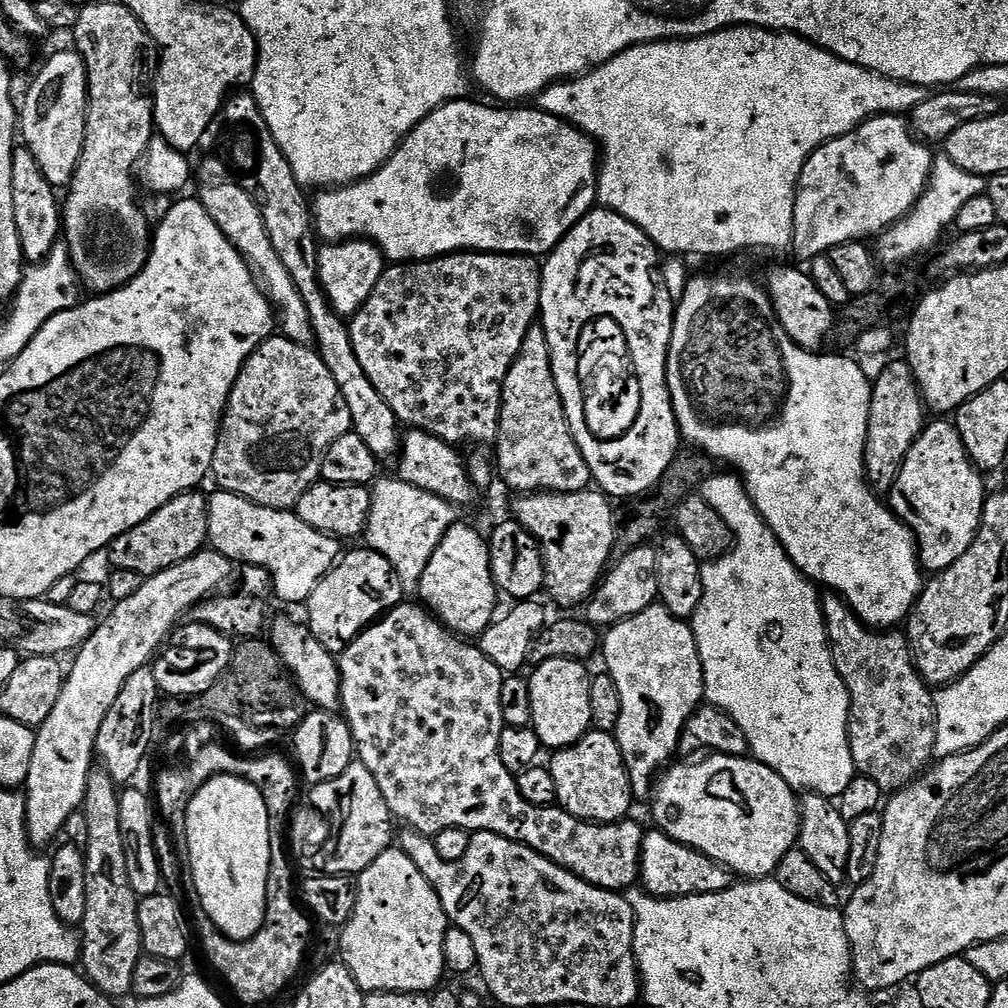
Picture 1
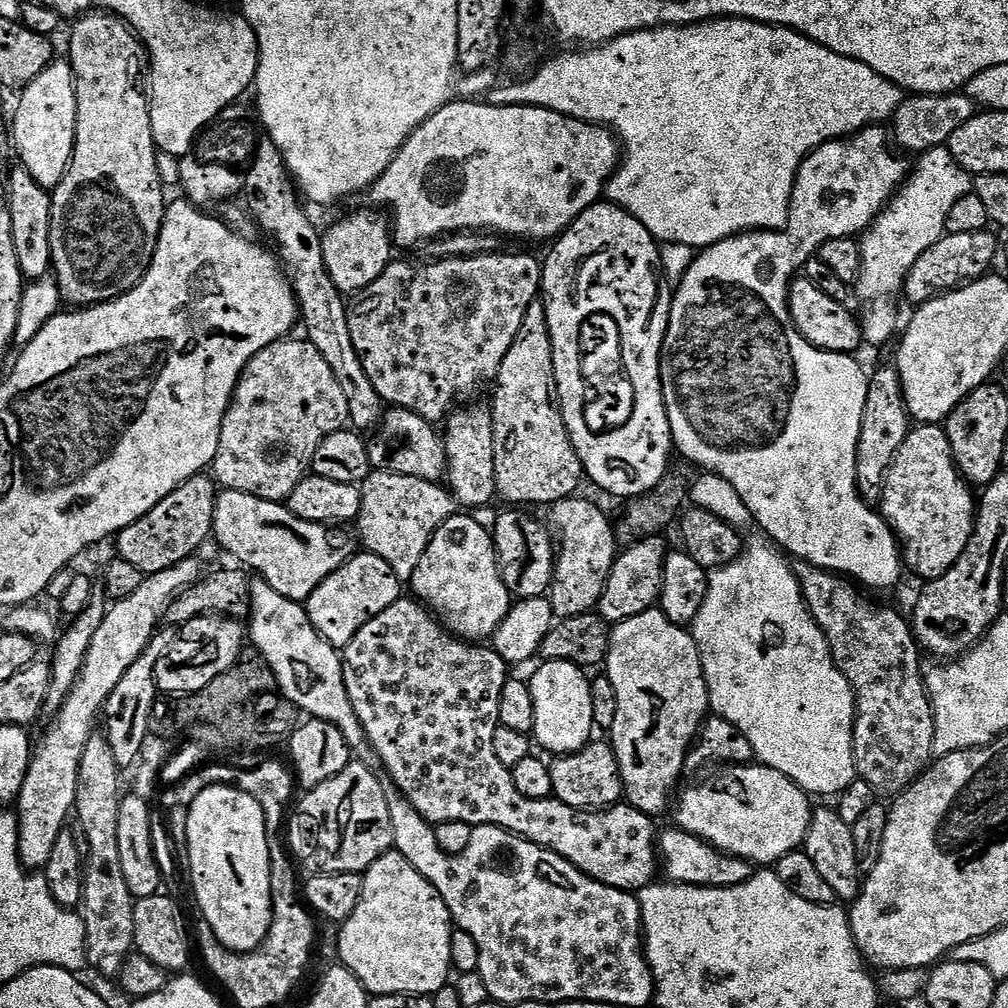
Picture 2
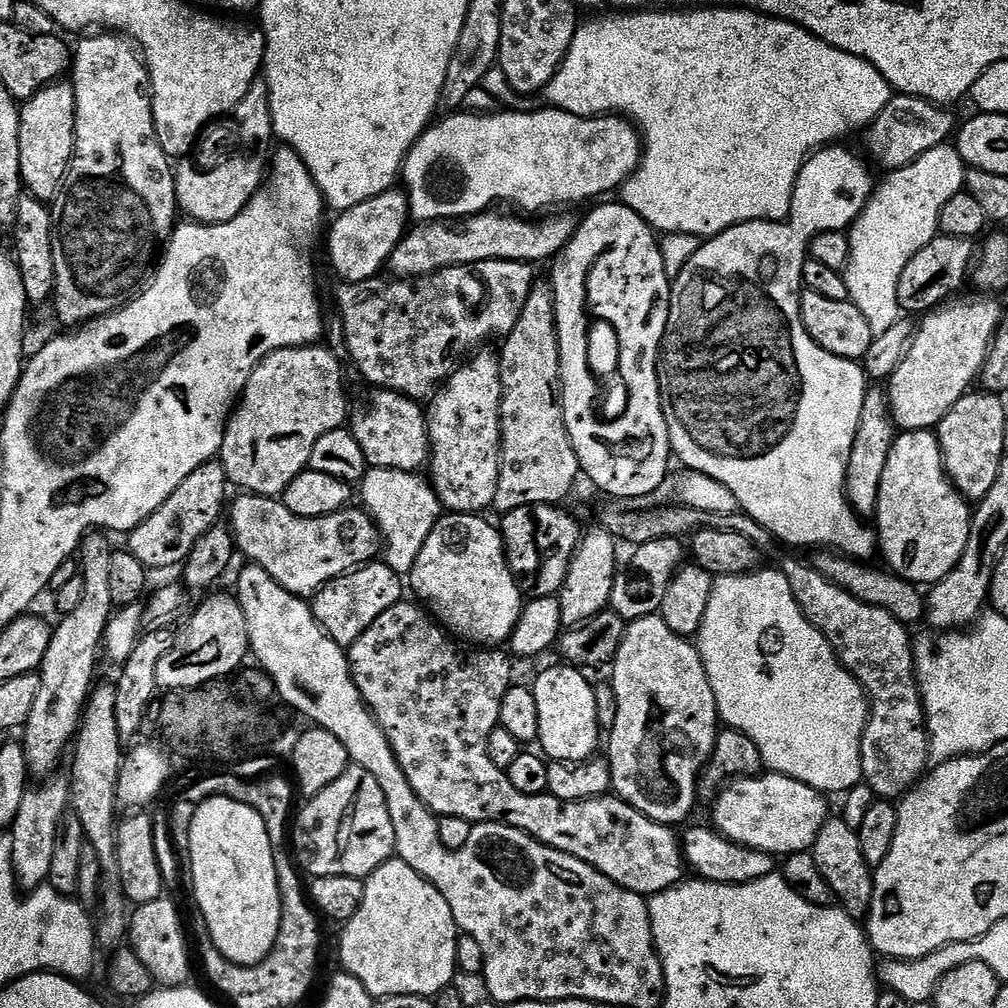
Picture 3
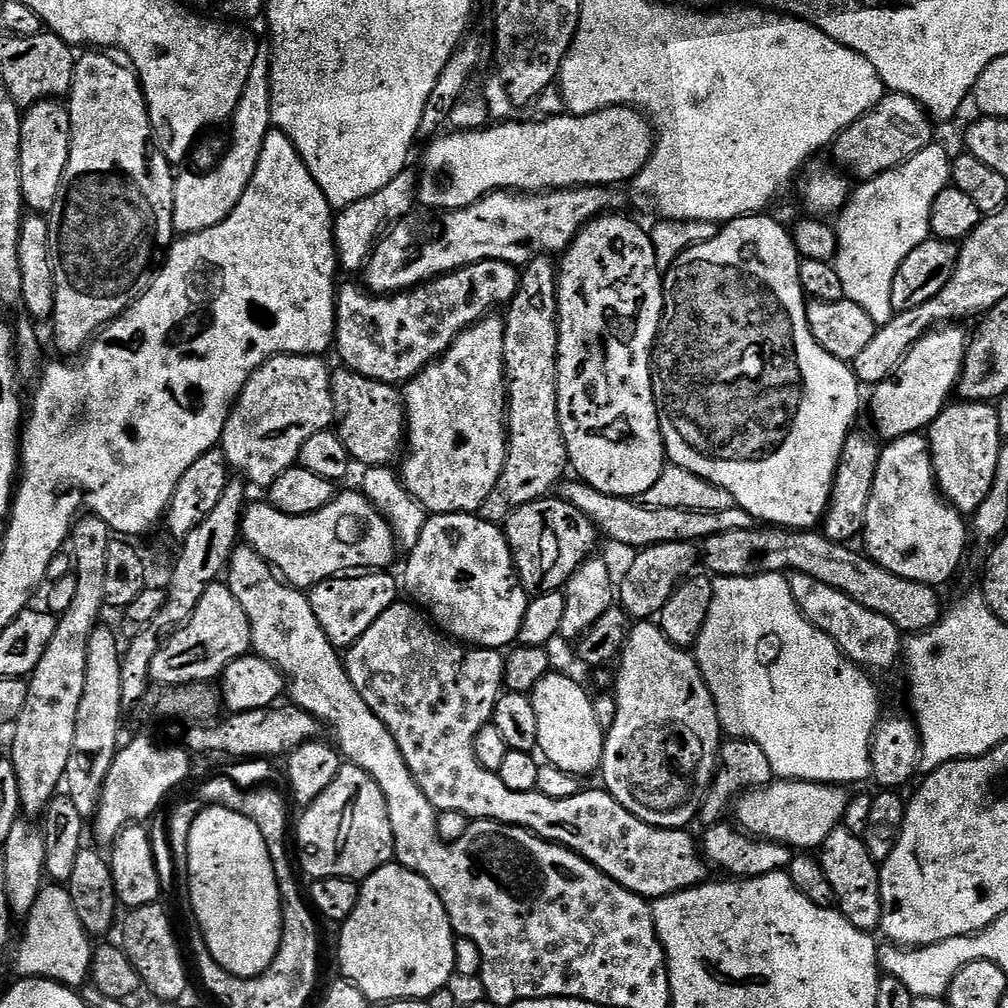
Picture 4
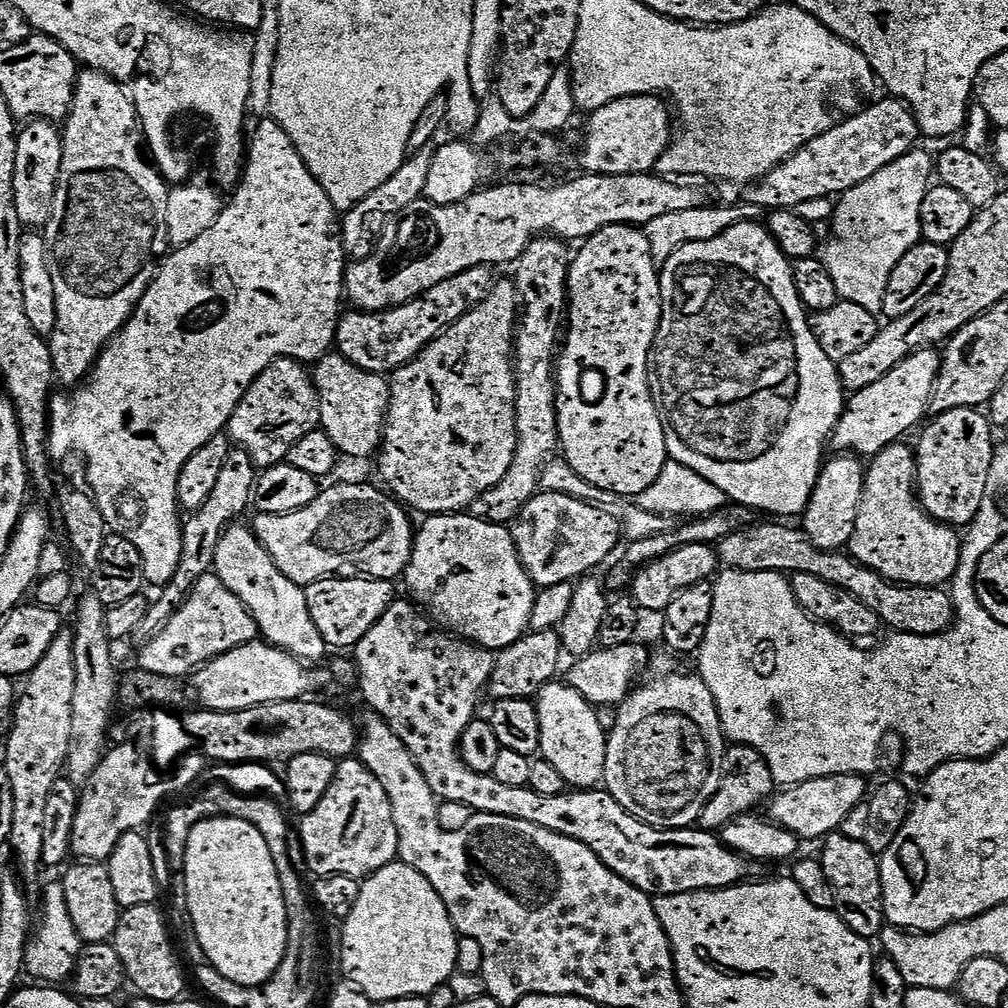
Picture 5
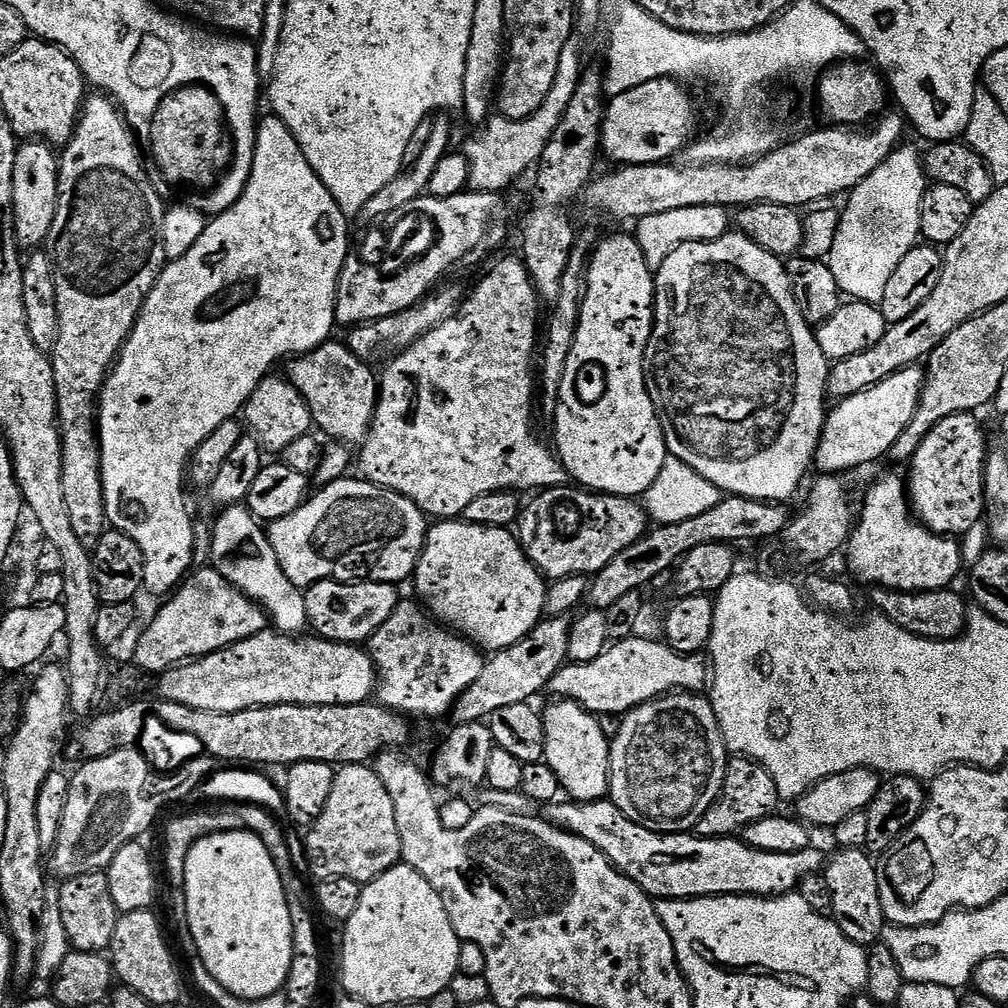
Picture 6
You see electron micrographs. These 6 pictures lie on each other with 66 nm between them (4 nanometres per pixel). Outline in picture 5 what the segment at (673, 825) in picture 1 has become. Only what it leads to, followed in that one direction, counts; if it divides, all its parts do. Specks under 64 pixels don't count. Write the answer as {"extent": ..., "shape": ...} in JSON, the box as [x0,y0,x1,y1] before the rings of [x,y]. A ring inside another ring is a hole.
{"extent":[770,776,870,841],"shape":[[[827,776],[793,784],[785,787],[771,801],[770,819],[773,824],[780,824],[786,830],[793,832],[801,841],[816,839],[819,841],[839,830],[843,820],[846,819],[846,814],[850,814],[854,806],[865,803],[870,792],[868,783],[869,781],[863,776]]]}

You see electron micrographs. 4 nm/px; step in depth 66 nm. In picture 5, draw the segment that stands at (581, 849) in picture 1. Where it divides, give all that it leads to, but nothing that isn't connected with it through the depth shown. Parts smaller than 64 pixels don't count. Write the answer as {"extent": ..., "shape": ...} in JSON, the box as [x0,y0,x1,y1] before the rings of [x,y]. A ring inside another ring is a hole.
{"extent":[354,600,749,898],"shape":[[[393,600],[386,614],[382,614],[376,625],[357,642],[354,668],[358,680],[360,676],[360,692],[365,702],[372,707],[371,711],[375,715],[388,723],[398,738],[402,738],[406,750],[410,750],[437,801],[462,802],[462,806],[470,806],[473,813],[485,812],[518,818],[522,822],[534,822],[546,830],[574,838],[594,850],[594,854],[611,872],[653,898],[687,892],[713,892],[716,888],[733,888],[735,884],[745,883],[749,879],[749,861],[737,852],[730,851],[719,835],[705,832],[696,826],[655,828],[644,824],[630,815],[606,790],[566,790],[551,796],[538,794],[529,787],[502,786],[502,782],[495,780],[491,774],[470,770],[460,753],[460,739],[473,720],[477,719],[476,707],[488,692],[488,683],[496,665],[496,652],[449,634],[433,623],[415,603],[405,600]]]}

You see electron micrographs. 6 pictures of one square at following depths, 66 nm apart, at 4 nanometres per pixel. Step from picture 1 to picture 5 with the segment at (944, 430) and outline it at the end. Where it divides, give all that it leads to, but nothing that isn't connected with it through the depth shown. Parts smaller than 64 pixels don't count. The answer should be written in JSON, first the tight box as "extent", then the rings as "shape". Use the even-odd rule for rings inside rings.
{"extent":[847,442,961,588],"shape":[[[897,442],[871,457],[864,473],[862,506],[858,510],[854,534],[847,546],[852,559],[891,583],[934,588],[947,585],[958,570],[961,543],[961,533],[955,527],[934,519],[921,504],[916,483],[916,454],[911,447],[908,449],[904,442]]]}

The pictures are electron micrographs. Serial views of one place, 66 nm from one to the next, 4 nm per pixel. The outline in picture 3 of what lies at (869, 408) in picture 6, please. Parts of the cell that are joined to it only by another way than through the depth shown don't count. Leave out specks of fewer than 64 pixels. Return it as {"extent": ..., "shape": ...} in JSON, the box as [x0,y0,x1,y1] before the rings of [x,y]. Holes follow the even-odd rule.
{"extent":[886,294,1002,432],"shape":[[[988,294],[975,295],[969,300],[953,299],[945,303],[925,315],[915,329],[907,351],[886,384],[892,423],[897,429],[905,432],[935,429],[977,383],[996,339],[1002,313],[996,301],[999,299]]]}

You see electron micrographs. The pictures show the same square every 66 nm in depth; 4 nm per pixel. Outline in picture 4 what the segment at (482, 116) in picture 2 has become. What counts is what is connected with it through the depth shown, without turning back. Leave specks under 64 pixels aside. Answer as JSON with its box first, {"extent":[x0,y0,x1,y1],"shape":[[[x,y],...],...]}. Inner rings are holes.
{"extent":[418,104,654,212],"shape":[[[616,104],[612,108],[599,108],[597,112],[591,112],[585,116],[574,116],[571,114],[563,114],[558,116],[546,116],[536,118],[536,121],[519,118],[509,120],[507,122],[496,122],[491,126],[485,126],[479,130],[452,130],[449,136],[440,134],[435,137],[427,145],[428,148],[424,152],[424,165],[418,168],[418,200],[425,209],[443,210],[445,212],[453,212],[459,208],[470,206],[474,202],[478,202],[484,196],[490,195],[491,192],[503,192],[505,190],[515,190],[520,194],[543,194],[549,190],[557,188],[598,188],[601,186],[624,186],[627,182],[635,181],[636,175],[644,168],[644,164],[652,157],[652,149],[654,147],[654,128],[650,123],[649,117],[643,112],[632,106]]]}

